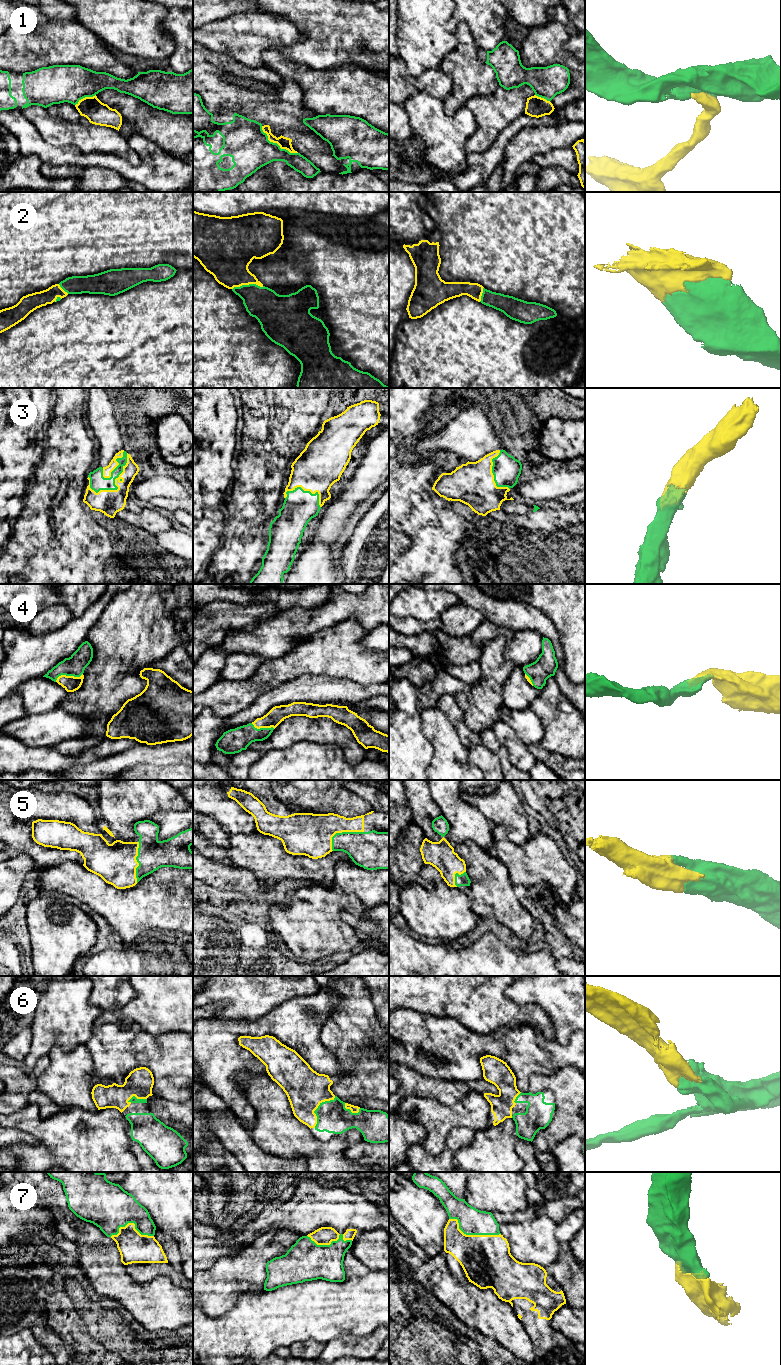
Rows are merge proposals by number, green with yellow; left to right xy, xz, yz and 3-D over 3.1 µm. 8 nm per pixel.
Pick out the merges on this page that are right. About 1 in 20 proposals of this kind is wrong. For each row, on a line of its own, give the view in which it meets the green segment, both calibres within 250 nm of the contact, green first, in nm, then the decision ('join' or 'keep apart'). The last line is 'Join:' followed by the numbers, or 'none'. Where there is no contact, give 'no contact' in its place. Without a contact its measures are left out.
1: meets green in xz; 320 nm thick on the green side, 100 nm on the other; join
2: meets green in xz; 260 nm thick on the green side, 320 nm on the other; join
3: meets green in xy; 130 nm thick on the green side, 200 nm on the other; join
4: meets green in xy; 160 nm thick on the green side, 120 nm on the other; join
5: meets green in xz; 280 nm thick on the green side, 340 nm on the other; join
6: meets green in xz; 260 nm thick on the green side, 320 nm on the other; join
7: meets green in yz; 220 nm thick on the green side, 400 nm on the other; join
Join: 1, 2, 3, 4, 5, 6, 7

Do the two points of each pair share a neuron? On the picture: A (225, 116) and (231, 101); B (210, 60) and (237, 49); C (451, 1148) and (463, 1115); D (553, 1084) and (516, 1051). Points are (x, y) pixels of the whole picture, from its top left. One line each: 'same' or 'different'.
A: different
B: different
C: different
D: different

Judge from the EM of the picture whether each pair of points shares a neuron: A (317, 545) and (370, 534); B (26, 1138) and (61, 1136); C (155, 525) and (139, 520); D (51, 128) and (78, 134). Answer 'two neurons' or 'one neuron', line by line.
A: two neurons
B: two neurons
C: one neuron
D: one neuron

